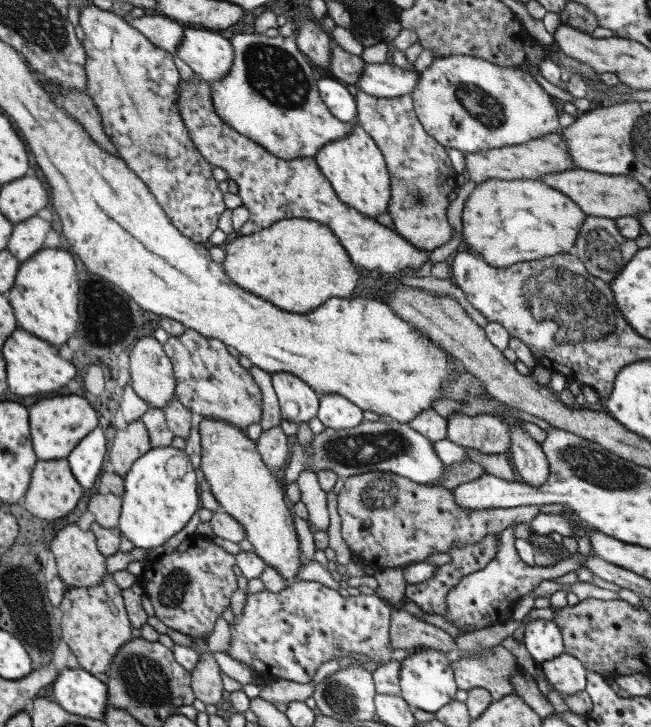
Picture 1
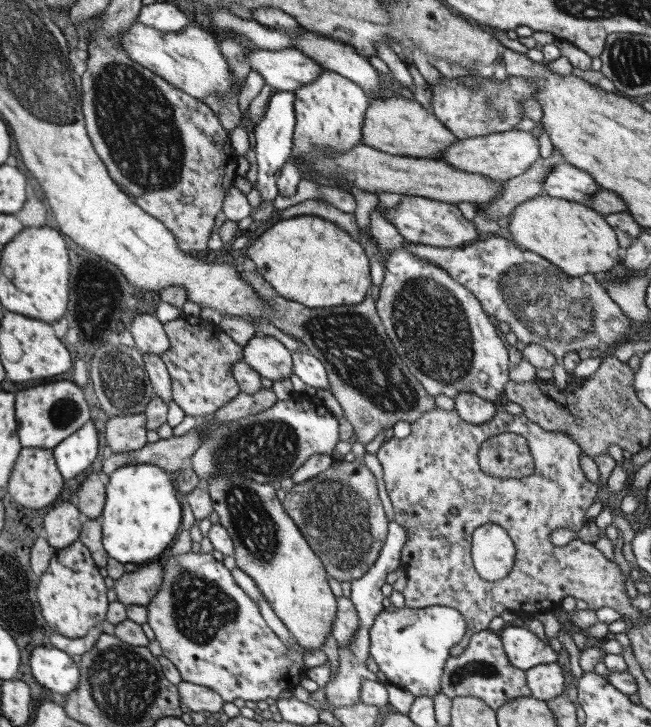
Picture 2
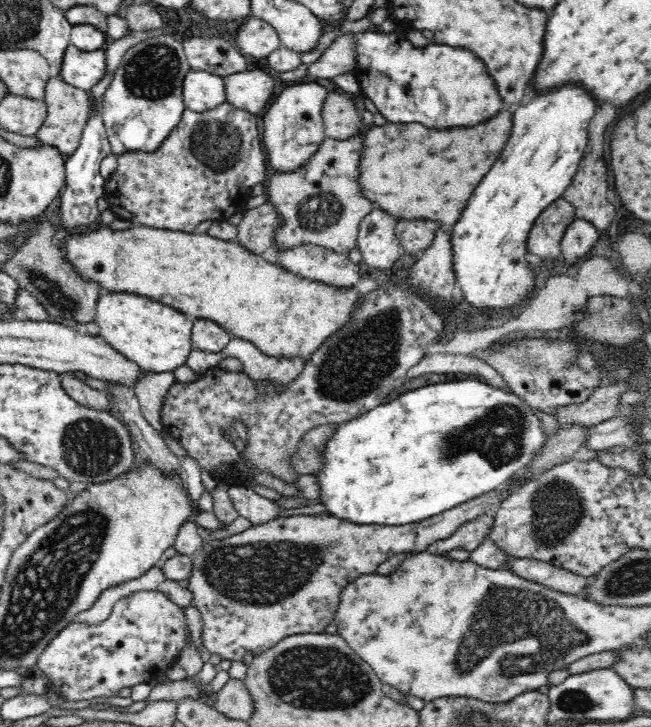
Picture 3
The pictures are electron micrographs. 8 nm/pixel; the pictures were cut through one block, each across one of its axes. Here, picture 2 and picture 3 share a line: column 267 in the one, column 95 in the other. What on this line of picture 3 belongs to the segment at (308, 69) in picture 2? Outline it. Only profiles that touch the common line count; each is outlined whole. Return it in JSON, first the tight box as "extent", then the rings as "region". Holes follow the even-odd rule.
{"extent":[59,44,105,92],"region":[[[74,44],[64,52],[59,76],[66,83],[90,92],[91,88],[102,80],[105,72],[104,48],[85,52]]]}

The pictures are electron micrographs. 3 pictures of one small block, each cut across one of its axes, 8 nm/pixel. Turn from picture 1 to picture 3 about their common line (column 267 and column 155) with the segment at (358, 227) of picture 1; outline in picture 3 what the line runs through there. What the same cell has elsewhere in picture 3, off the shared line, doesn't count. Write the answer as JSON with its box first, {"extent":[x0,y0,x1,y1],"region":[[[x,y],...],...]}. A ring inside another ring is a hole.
{"extent":[103,102,266,233],"region":[[[224,102],[214,110],[208,112],[193,112],[186,108],[182,114],[182,120],[173,128],[173,131],[162,141],[162,144],[154,152],[128,151],[117,156],[117,167],[108,180],[105,180],[103,196],[109,204],[110,210],[117,218],[125,218],[133,224],[150,227],[158,227],[168,230],[180,230],[192,233],[194,228],[204,222],[204,220],[226,221],[229,216],[238,214],[246,207],[248,199],[251,197],[251,188],[255,184],[263,183],[266,178],[266,156],[262,152],[260,144],[260,134],[258,134],[258,118],[254,114],[237,108],[236,106]]]}

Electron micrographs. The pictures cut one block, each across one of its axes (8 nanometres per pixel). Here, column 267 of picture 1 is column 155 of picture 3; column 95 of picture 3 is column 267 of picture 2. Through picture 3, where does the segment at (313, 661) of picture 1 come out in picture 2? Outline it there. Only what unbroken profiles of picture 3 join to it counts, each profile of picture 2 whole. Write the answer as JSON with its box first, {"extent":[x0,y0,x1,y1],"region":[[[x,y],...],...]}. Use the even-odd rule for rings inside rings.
{"extent":[146,551,304,702],"region":[[[188,551],[186,553],[166,553],[161,557],[164,562],[164,577],[157,594],[146,606],[148,624],[166,656],[181,672],[182,681],[206,686],[218,692],[225,702],[236,698],[260,702],[266,698],[278,699],[284,690],[293,691],[301,683],[304,670],[302,648],[292,637],[291,644],[282,642],[274,630],[268,626],[259,607],[234,580],[231,566],[214,559],[210,553]]]}

